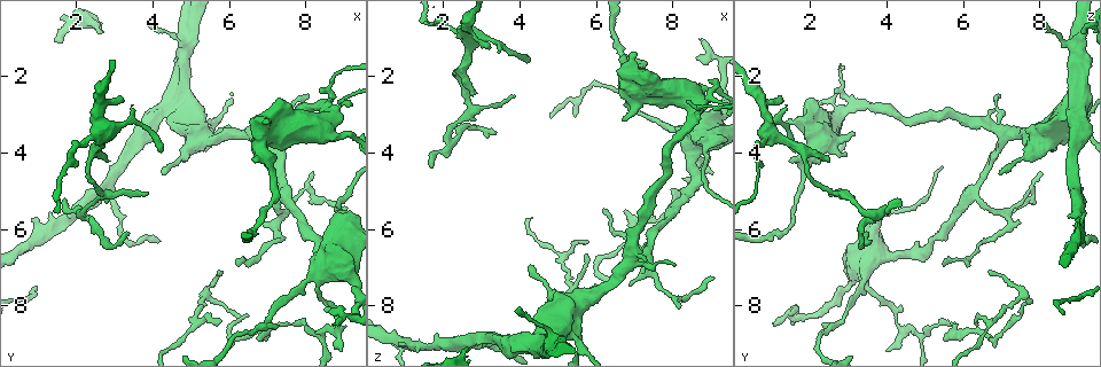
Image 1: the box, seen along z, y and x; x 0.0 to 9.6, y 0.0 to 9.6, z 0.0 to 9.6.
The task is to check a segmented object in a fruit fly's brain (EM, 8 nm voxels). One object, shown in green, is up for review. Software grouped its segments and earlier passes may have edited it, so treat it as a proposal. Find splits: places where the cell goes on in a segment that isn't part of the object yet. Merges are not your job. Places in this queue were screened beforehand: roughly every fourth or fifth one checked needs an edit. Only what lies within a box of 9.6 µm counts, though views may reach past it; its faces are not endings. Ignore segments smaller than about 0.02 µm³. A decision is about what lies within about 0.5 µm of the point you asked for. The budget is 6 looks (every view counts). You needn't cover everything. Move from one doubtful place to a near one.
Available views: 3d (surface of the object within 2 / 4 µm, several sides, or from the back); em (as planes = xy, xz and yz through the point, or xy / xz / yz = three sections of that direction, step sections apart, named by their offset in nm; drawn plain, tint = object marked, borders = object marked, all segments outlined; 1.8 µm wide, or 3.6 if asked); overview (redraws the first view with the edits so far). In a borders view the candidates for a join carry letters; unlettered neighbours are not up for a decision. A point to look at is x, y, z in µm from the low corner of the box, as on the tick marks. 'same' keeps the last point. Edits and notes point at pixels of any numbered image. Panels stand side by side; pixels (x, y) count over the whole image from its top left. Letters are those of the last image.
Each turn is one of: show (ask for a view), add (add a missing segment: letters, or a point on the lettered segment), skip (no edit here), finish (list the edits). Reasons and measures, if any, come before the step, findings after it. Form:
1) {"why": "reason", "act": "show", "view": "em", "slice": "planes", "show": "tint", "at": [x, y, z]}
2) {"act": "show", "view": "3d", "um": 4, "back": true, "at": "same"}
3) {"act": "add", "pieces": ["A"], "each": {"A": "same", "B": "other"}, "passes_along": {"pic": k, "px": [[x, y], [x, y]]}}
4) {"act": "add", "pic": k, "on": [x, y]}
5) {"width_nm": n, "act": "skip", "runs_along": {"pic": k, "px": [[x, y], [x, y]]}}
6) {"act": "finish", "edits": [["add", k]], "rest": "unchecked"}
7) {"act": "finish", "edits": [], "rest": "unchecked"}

{"why": "branch stops here", "act": "show", "view": "em", "um": 3.6, "slice": "xz", "step": 4, "show": "borders", "at": [3.35, 6.10, 3.45]}

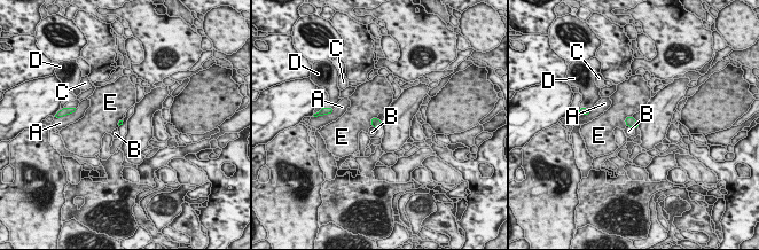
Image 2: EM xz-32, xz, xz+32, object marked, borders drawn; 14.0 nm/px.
{"act": "skip", "each": {"A": "other", "B": "other", "C": "other", "D": "other", "E": "other"}, "found": "no lettered segment goes on from it"}

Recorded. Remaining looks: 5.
{"why": "tapers out", "act": "show", "view": "3d", "um": 2, "at": [5.75, 7.10, 6.60]}

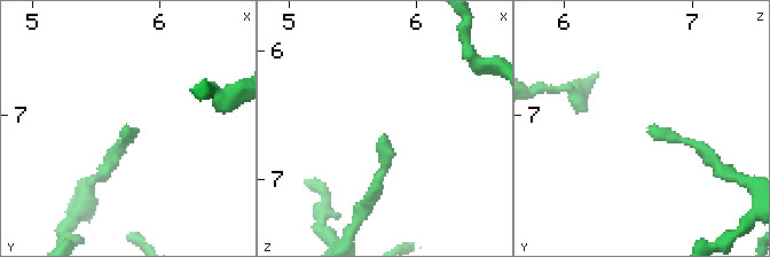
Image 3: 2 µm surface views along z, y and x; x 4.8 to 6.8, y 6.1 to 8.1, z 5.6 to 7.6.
{"act": "show", "view": "em", "slice": "planes", "show": "borders", "at": [5.72, 7.08, 6.66]}

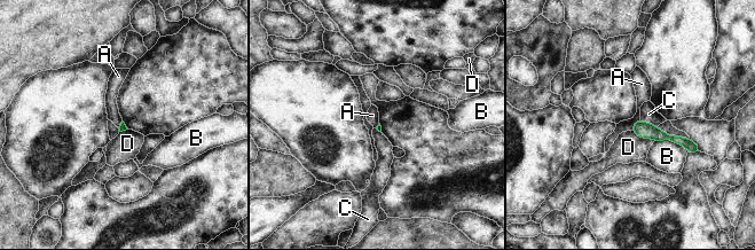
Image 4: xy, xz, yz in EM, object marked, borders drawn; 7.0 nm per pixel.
{"act": "skip", "each": {"A": "other", "B": "other", "C": "other", "D": "other"}, "found": "no lettered segment goes on from it"}

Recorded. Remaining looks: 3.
{"why": "branch stops here", "act": "show", "view": "3d", "um": 2, "at": [1.65, 5.30, 4.40]}

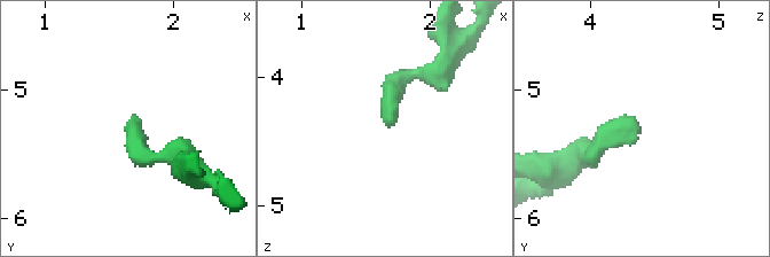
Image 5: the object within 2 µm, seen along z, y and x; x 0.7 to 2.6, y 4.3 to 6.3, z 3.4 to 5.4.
{"act": "show", "view": "em", "slice": "xz", "step": 8, "show": "borders", "at": [1.66, 5.30, 4.38]}

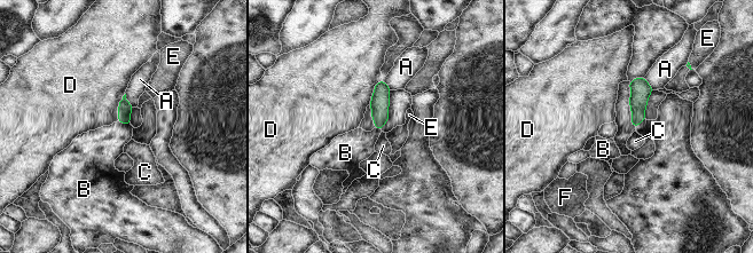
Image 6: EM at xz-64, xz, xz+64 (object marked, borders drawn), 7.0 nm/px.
{"act": "skip", "each": {"A": "other", "B": "other", "C": "other", "D": "other", "E": "other", "F": "other"}, "border": {"pic": 6, "px": [[118, 120], [130, 124]]}, "found": "no lettered segment goes on from it"}

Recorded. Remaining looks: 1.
{"act": "finish", "edits": [], "rest": "unchecked"}

